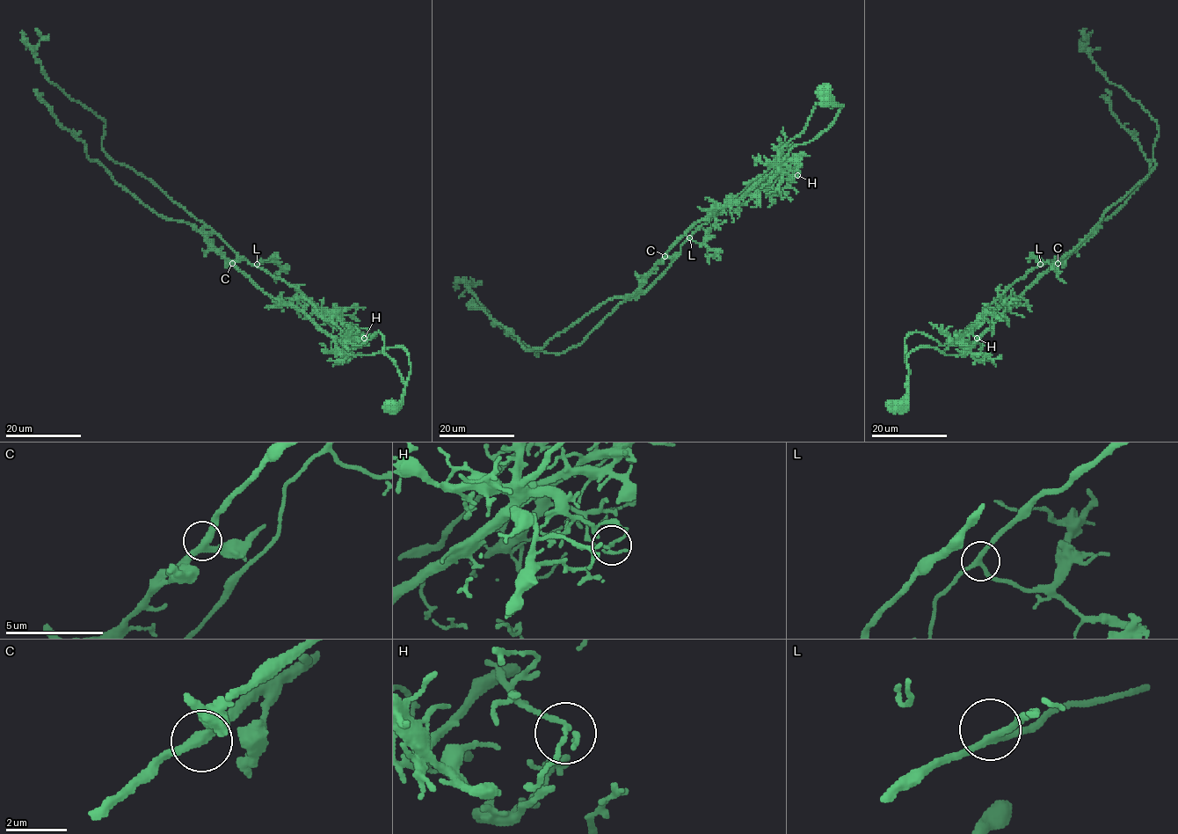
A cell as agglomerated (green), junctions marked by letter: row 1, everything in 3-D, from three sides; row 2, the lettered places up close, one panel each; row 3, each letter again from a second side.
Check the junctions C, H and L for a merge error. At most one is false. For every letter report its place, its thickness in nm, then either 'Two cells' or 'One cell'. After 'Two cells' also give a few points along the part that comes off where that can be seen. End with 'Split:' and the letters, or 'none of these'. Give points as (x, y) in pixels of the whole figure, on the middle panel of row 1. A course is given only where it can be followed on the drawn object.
C: Place: (665, 256). Thickness 300 nm. One cell
H: Place: (797, 175). Thickness 130 nm. Two cells. Course of the part to remove: (796, 175), (756, 177), (647, 289), (564, 353), (537, 356), (510, 335), (465, 283), (470, 276)
L: Place: (689, 237). Thickness 200 nm. One cell
Split: H

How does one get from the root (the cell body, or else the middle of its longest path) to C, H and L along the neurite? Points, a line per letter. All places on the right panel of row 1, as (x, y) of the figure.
C: (1079, 245), (1058, 263)
H: (1079, 245), (1064, 257), (1032, 268), (1000, 294), (970, 331), (978, 338)
L: (1079, 245), (1064, 257), (1040, 264)

